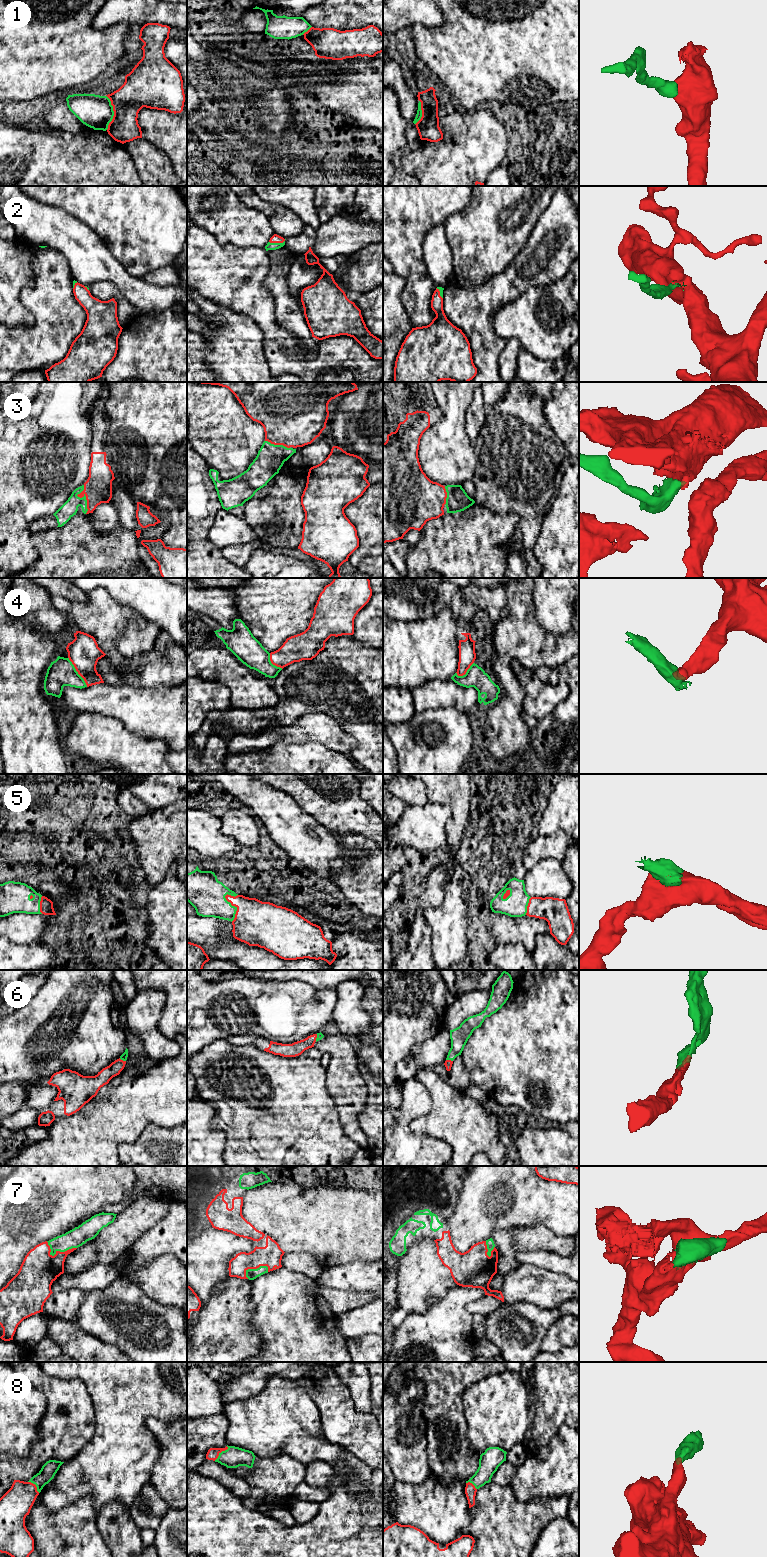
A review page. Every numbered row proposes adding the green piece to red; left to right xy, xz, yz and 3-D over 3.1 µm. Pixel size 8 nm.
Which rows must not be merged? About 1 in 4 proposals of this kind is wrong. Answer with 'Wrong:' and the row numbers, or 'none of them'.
Wrong: 1, 4

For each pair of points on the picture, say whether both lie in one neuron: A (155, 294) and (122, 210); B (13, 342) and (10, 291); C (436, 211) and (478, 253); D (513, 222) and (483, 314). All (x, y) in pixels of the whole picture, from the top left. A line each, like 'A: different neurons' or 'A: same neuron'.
A: different neurons
B: different neurons
C: different neurons
D: different neurons

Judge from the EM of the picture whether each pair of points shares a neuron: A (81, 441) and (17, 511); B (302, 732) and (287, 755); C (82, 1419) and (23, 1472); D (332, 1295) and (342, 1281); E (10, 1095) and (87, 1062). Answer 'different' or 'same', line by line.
A: same
B: different
C: same
D: different
E: different

